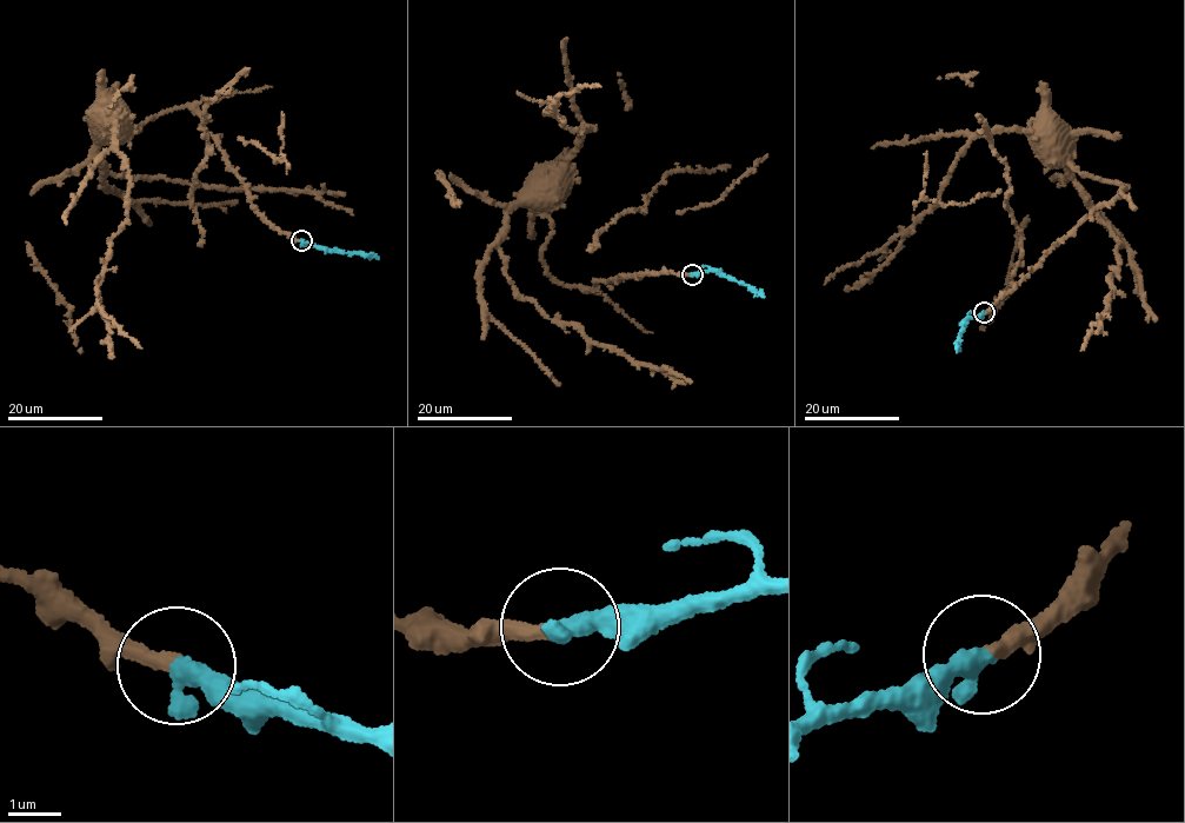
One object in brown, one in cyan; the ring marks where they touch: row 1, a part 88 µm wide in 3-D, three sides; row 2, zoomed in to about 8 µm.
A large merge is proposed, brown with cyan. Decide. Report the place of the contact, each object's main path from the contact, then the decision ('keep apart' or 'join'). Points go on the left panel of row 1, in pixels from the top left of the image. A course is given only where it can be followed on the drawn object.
place (301, 240); course brown (301, 240), (261, 220), (200, 115), (190, 107), (174, 107), (133, 131), (115, 119); course cyan (301, 240), (379, 259); join

